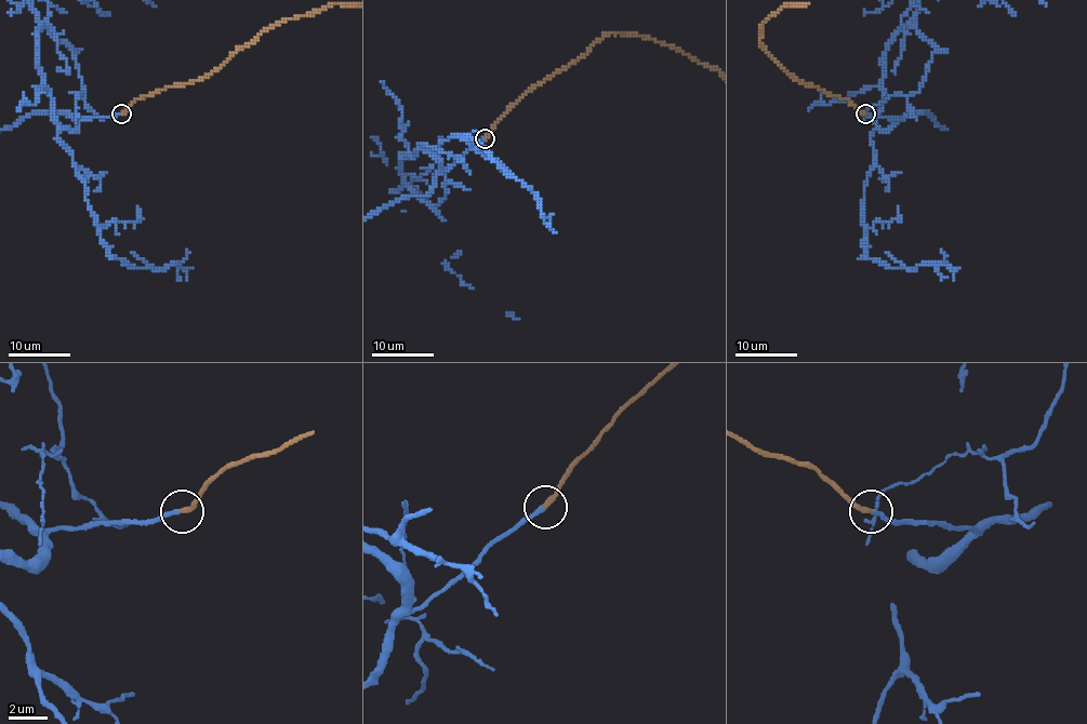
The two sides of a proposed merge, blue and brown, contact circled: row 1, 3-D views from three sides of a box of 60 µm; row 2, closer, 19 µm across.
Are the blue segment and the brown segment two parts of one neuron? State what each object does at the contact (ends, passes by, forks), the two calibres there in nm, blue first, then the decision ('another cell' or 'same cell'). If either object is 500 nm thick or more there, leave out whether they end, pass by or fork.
blue ends there; brown ends there; 240 nm thick on the blue side, 280 nm on the other; same cell

